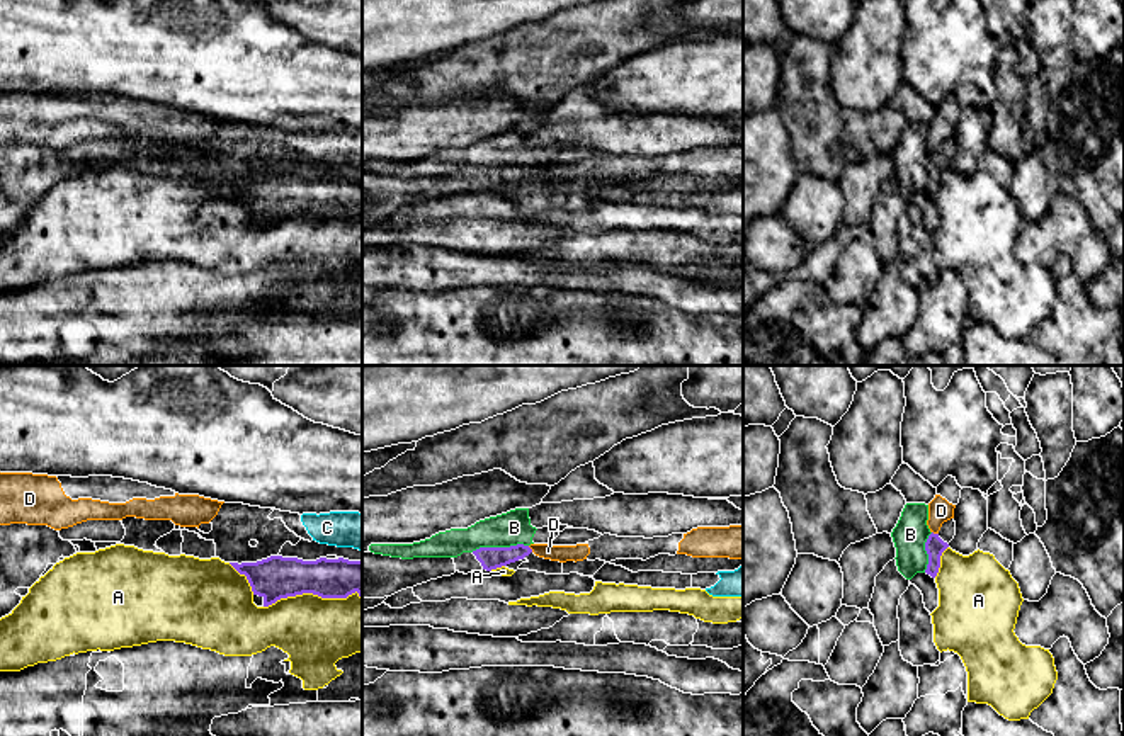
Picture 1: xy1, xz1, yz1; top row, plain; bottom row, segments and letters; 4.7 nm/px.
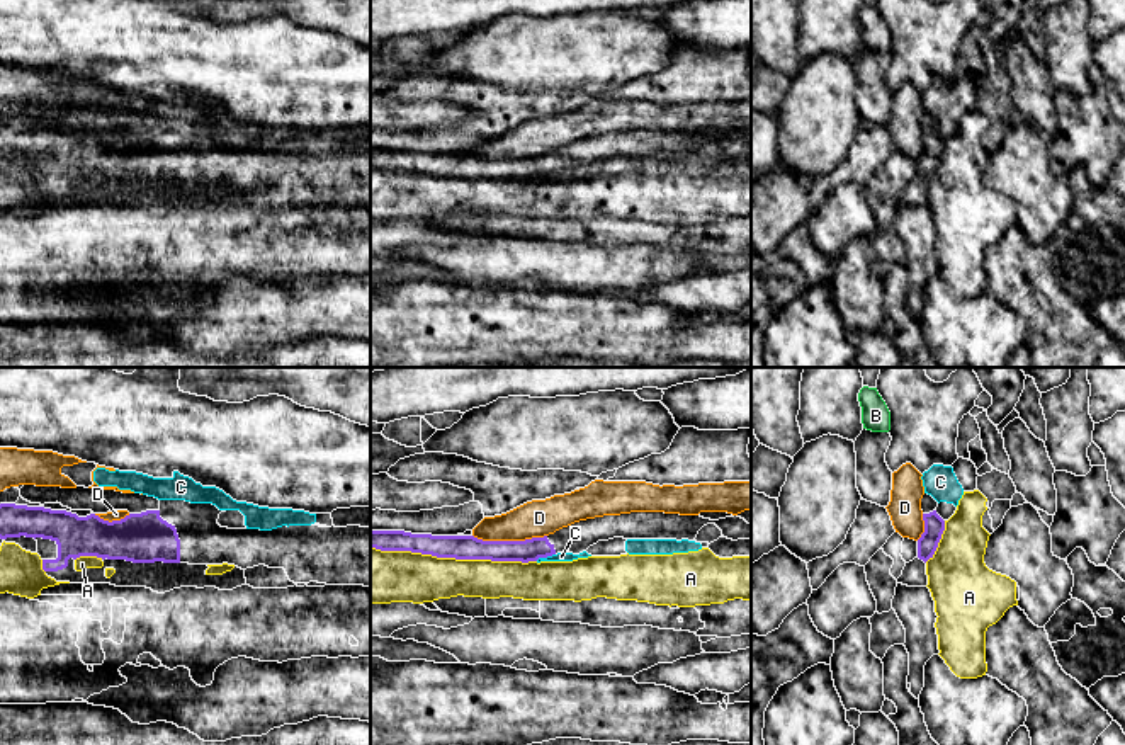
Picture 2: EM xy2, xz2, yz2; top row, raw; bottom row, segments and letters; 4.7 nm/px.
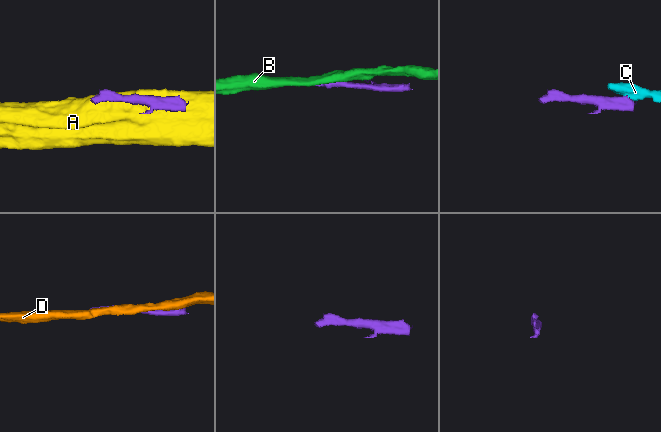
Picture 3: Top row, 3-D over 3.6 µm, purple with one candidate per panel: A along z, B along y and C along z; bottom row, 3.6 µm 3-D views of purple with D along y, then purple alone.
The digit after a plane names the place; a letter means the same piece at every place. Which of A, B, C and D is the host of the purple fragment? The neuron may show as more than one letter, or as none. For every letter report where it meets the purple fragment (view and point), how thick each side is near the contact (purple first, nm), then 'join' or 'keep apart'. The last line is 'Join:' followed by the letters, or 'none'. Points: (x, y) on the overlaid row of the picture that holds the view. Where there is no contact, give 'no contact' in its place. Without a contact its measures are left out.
A: contact xz2 (454, 557); calibres 110 and 240 nm; keep apart
B: contact xz1 (499, 548); calibres 110 and 160 nm; keep apart
C: contact xz2 (544, 557); calibres 110 and 50 nm; keep apart
D: contact xz2 (510, 541); calibres 110 and 180 nm; keep apart
Join: none

